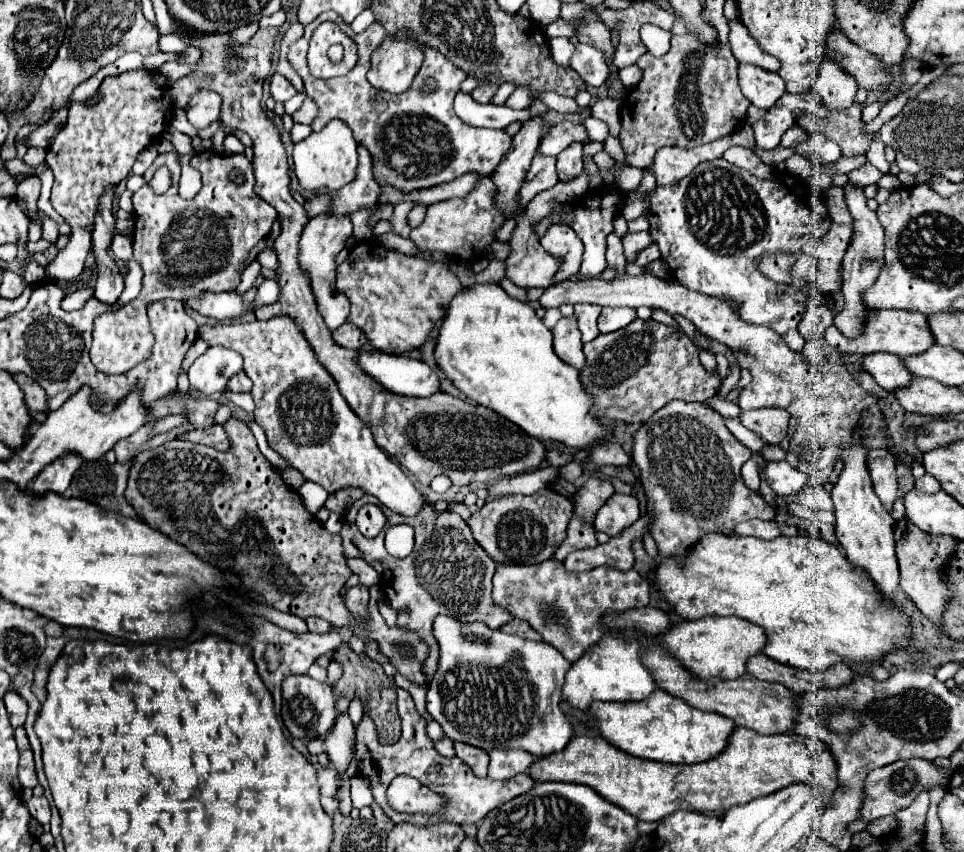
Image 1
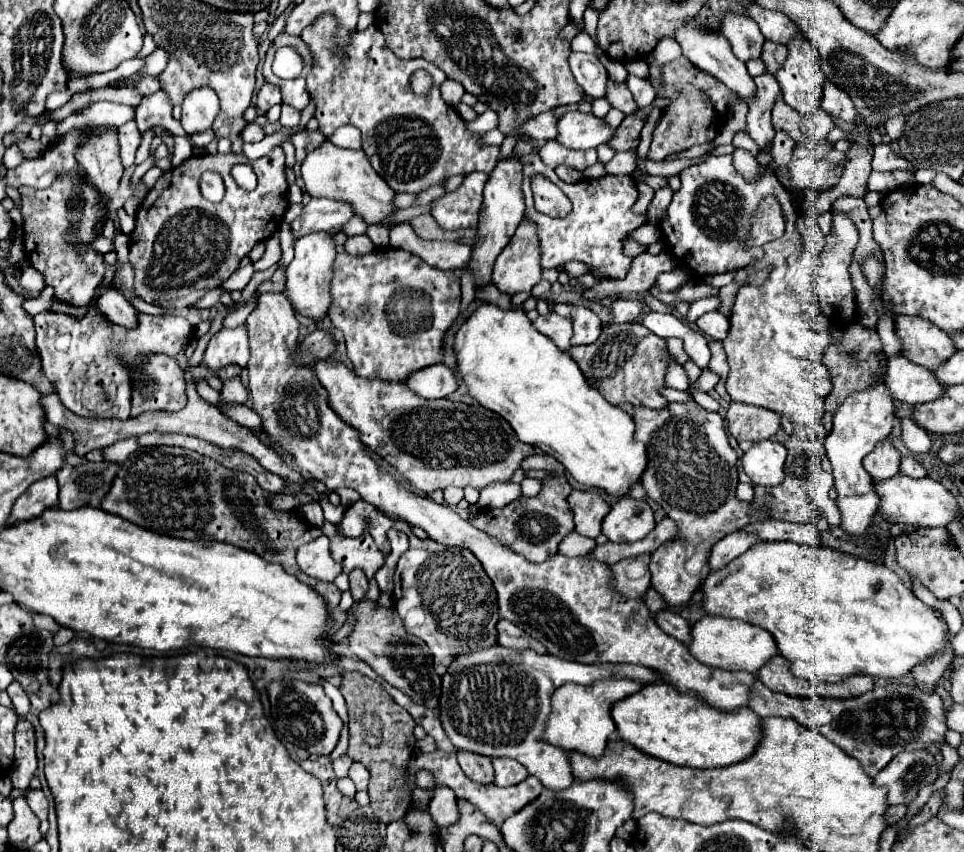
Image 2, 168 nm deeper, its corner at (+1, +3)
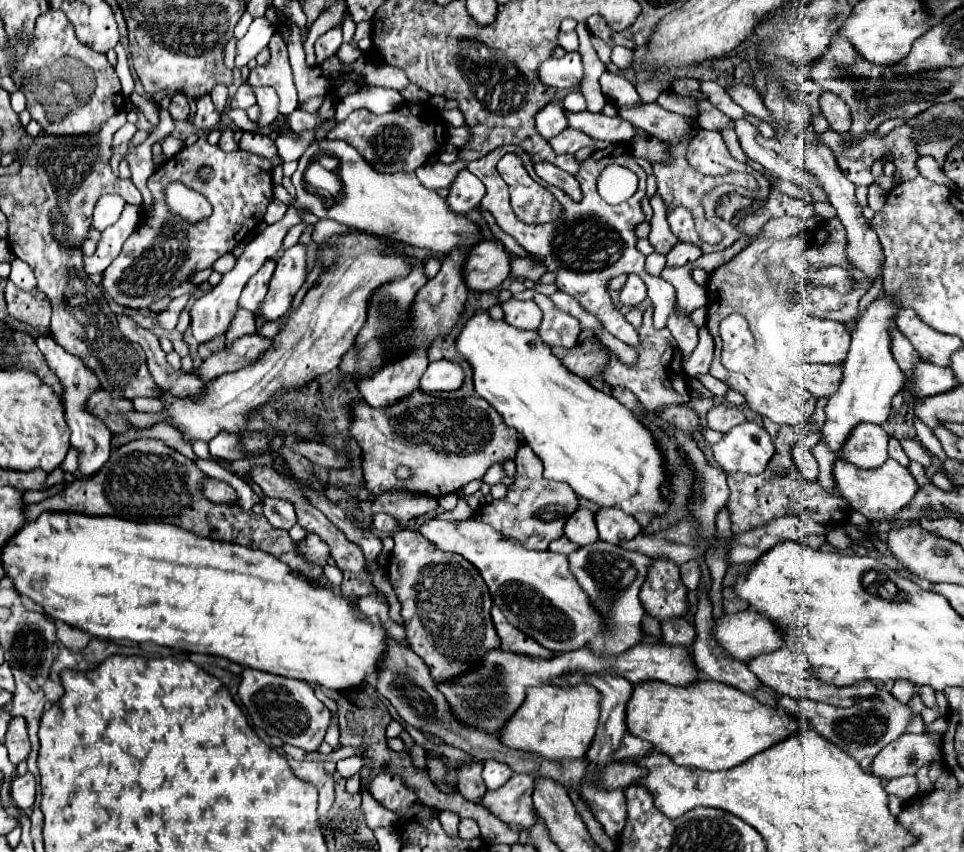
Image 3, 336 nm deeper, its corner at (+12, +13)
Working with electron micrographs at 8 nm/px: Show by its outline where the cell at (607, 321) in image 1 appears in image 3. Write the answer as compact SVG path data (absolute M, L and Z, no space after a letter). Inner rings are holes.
M629 275L627 283L619 289L619 303L625 305L625 307L635 307L645 297L647 297L647 291L645 291L643 281L637 279L637 275Z

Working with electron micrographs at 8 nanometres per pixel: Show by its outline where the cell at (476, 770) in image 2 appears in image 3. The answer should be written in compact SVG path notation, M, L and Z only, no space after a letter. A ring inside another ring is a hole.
M463 761L455 767L455 773L457 773L457 791L469 799L469 801L475 801L479 803L481 795L487 791L485 783L483 783L483 777L481 777L481 771L483 771L483 763L481 761Z

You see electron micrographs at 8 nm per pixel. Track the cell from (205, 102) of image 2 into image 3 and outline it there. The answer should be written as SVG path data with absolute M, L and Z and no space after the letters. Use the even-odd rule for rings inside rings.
M177 93L173 99L171 99L171 105L169 105L169 113L175 121L185 121L187 115L189 115L189 101L185 95Z

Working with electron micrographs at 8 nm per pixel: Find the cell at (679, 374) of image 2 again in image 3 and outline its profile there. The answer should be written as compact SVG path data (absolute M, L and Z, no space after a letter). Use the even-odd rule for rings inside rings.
M503 145L503 147L497 147L493 149L491 153L485 155L485 159L477 159L477 161L471 161L469 163L469 171L473 175L477 175L483 185L487 187L487 195L481 199L481 205L491 211L491 215L495 217L497 225L509 233L527 253L535 253L535 255L541 255L545 261L545 267L549 271L555 271L557 273L557 285L561 291L573 295L587 311L591 311L593 315L597 315L597 319L601 319L603 327L615 335L617 339L625 341L627 345L639 345L639 335L635 328L625 321L625 317L611 305L611 299L607 295L607 281L611 277L617 277L617 275L639 275L643 279L643 283L647 286L647 295L650 298L653 307L653 323L655 327L665 327L667 325L667 319L675 307L675 287L671 283L667 283L665 279L661 277L653 277L645 271L645 261L643 261L643 253L639 253L635 249L635 225L641 223L645 217L643 217L643 211L639 207L639 201L641 197L645 195L645 179L647 179L647 173L635 163L635 159L631 157L631 149L627 145L609 145L607 149L601 149L601 151L595 151L589 159L583 161L581 165L581 173L577 175L577 181L581 185L581 191L583 191L583 199L579 203L575 203L565 191L561 191L559 187L546 185L547 189L561 201L561 205L565 207L565 213L561 219L557 221L551 221L551 223L543 223L543 225L529 225L529 223L523 223L517 219L517 215L513 213L513 207L511 207L511 199L509 199L509 187L507 183L501 179L501 175L497 173L497 161L509 153L509 151L515 151L520 155L524 167L529 175L539 183L544 182L536 175L534 169L533 159L527 151L515 145ZM611 163L617 163L621 167L627 167L631 169L633 173L637 173L639 177L639 189L635 191L633 197L629 197L625 203L621 205L609 205L601 199L599 191L597 191L597 179L601 175L601 171L611 165Z

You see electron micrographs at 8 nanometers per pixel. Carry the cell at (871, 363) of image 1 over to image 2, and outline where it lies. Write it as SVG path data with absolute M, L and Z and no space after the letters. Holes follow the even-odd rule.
M888 357L886 385L896 401L910 405L936 401L946 389L944 383L936 381L936 375L930 369L924 369L906 357Z

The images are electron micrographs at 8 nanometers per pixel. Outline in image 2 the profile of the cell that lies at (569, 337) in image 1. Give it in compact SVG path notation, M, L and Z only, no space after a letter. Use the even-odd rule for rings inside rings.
M556 313L548 315L538 315L532 325L546 337L550 337L560 349L568 351L570 349L570 337L572 337L572 323L566 317L560 317Z

